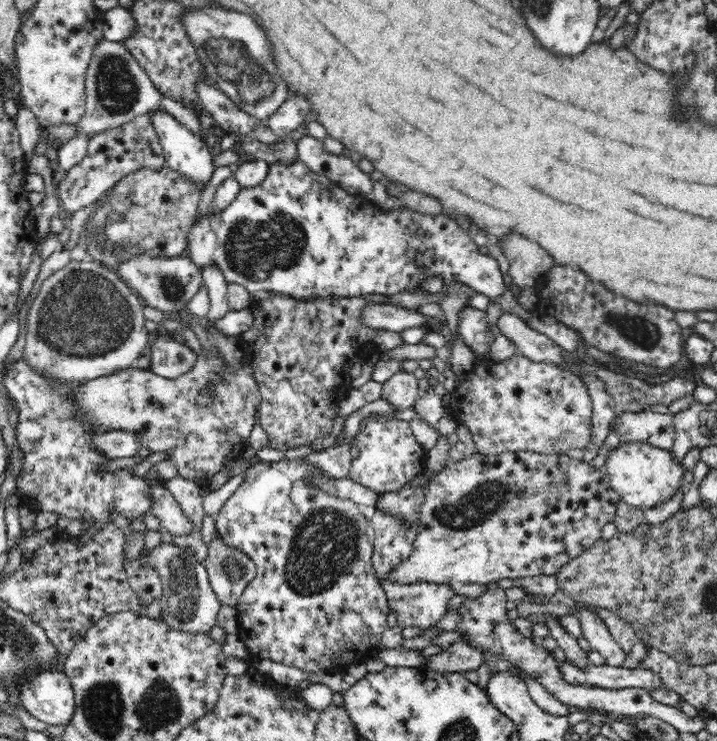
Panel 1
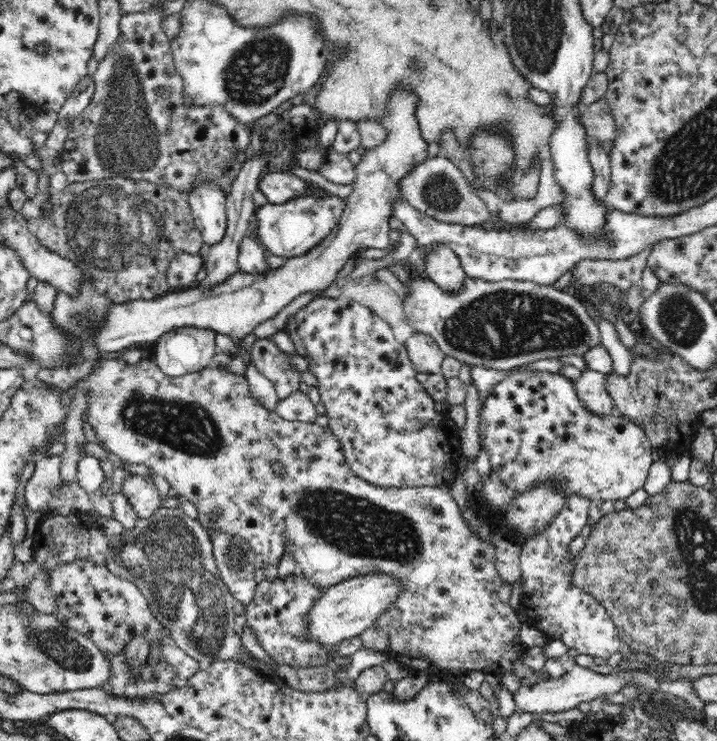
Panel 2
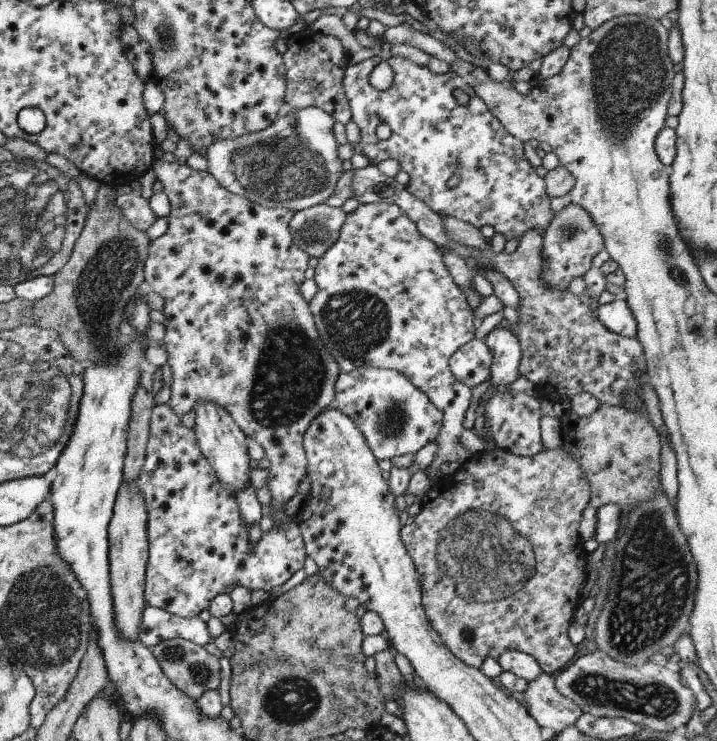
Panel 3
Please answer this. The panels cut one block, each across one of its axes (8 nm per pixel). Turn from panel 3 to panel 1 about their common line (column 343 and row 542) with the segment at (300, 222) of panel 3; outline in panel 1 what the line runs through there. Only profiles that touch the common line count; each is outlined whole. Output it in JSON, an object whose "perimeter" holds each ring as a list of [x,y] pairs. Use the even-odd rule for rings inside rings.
{"perimeter":[[[218,535],[207,547],[207,555],[202,563],[210,577],[212,589],[218,595],[220,606],[236,606],[240,594],[244,593],[257,574],[256,565],[240,549],[222,543]]]}

